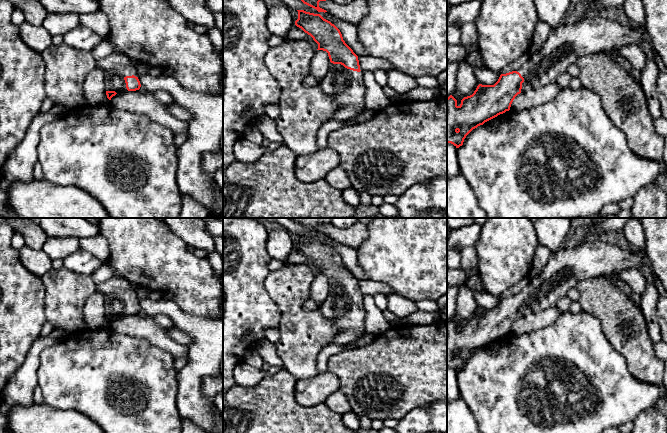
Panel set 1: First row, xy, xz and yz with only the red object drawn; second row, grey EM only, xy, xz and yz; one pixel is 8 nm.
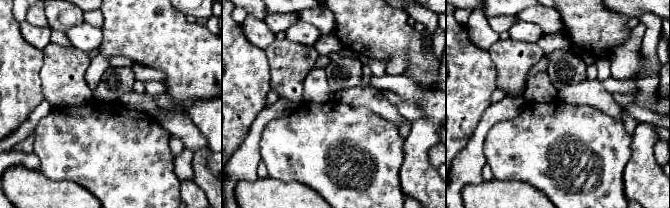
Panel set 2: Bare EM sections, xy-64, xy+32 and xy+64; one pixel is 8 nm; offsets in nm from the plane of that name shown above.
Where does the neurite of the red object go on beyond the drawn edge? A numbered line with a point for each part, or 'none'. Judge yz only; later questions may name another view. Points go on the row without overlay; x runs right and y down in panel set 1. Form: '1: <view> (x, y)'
1: yz (565, 269)

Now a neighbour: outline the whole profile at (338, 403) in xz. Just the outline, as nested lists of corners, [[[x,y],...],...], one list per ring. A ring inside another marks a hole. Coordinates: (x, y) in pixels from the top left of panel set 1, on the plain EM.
[[[333,394],[326,401],[326,406],[333,412],[340,415],[351,411],[351,406],[347,398],[342,394]]]

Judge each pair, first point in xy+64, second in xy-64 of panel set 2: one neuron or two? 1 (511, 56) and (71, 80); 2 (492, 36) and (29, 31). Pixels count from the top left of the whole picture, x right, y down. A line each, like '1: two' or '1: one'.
1: one
2: one

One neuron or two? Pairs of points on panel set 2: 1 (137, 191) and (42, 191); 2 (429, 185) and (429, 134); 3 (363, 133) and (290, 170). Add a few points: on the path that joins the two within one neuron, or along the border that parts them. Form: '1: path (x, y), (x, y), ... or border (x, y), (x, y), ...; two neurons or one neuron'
1: border (67, 180), (80, 184), (96, 197); two neurons
2: path (421, 172), (421, 147); one neuron
3: path (345, 147), (313, 147), (308, 152); one neuron

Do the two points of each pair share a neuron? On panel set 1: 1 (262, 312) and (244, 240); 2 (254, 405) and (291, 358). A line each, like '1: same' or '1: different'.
1: same
2: different

